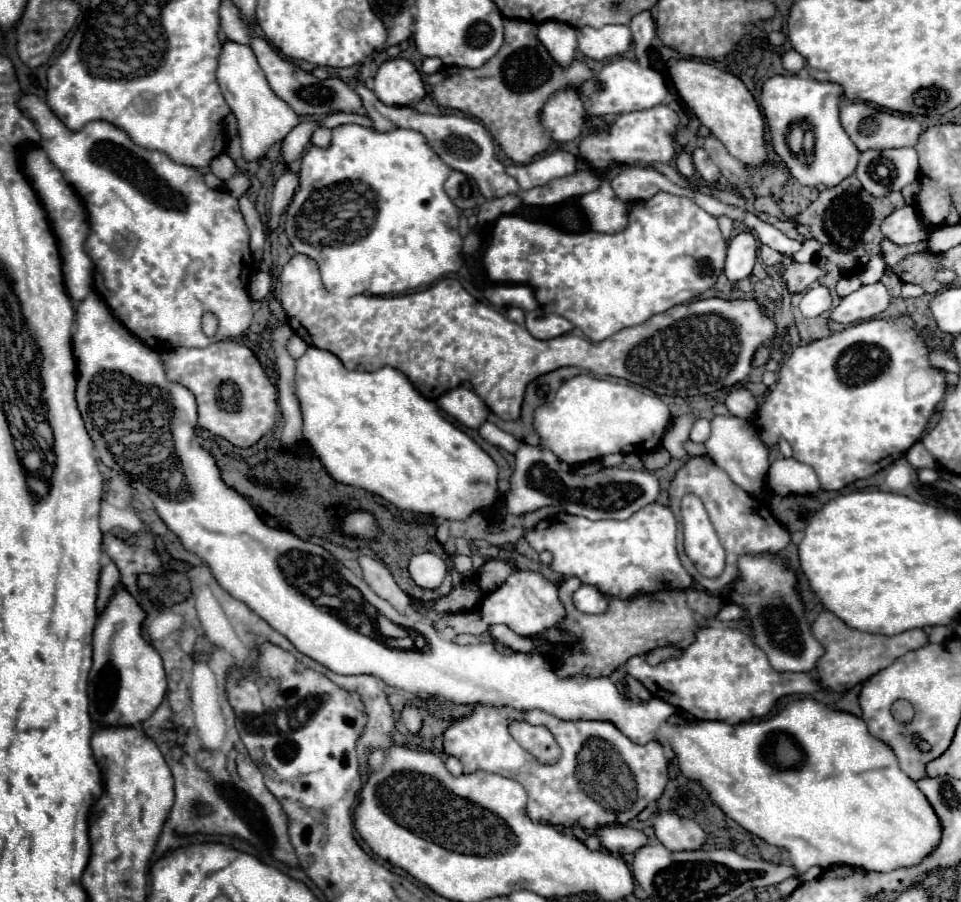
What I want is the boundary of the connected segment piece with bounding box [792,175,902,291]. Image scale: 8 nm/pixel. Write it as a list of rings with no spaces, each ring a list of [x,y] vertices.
[[[856,175],[846,177],[842,183],[834,187],[820,189],[818,199],[812,201],[806,211],[802,211],[798,217],[792,219],[802,225],[808,225],[812,237],[822,243],[822,249],[814,255],[814,261],[822,269],[826,269],[828,275],[818,279],[818,283],[834,291],[840,277],[860,273],[874,255],[882,255],[880,241],[884,237],[880,233],[880,223],[886,215],[890,215],[890,211],[894,211],[894,207],[900,205],[902,205],[902,193],[888,191],[882,197],[874,197],[862,189]]]

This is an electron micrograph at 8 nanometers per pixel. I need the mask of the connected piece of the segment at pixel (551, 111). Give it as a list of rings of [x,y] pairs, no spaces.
[[[562,89],[554,93],[540,111],[542,125],[546,127],[550,137],[558,143],[574,141],[582,133],[584,117],[586,111],[582,99],[574,89]]]

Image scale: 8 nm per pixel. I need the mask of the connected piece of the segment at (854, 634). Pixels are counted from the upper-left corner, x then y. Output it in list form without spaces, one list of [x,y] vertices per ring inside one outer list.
[[[824,611],[812,625],[814,637],[826,647],[824,657],[818,661],[818,673],[822,679],[822,685],[832,689],[832,691],[848,691],[852,685],[858,685],[860,681],[866,681],[870,675],[882,671],[890,663],[894,663],[898,657],[912,649],[920,649],[928,645],[928,631],[926,629],[914,629],[914,631],[904,631],[902,635],[874,635],[874,633],[864,633],[858,629],[848,627],[842,619],[838,619],[834,613]]]

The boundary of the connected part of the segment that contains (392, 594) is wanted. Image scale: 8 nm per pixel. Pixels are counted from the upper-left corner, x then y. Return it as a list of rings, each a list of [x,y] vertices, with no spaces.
[[[358,557],[360,569],[362,569],[362,577],[364,581],[372,587],[372,591],[386,599],[394,609],[398,609],[400,613],[408,613],[410,611],[410,597],[396,585],[394,577],[390,575],[388,567],[374,557]]]

